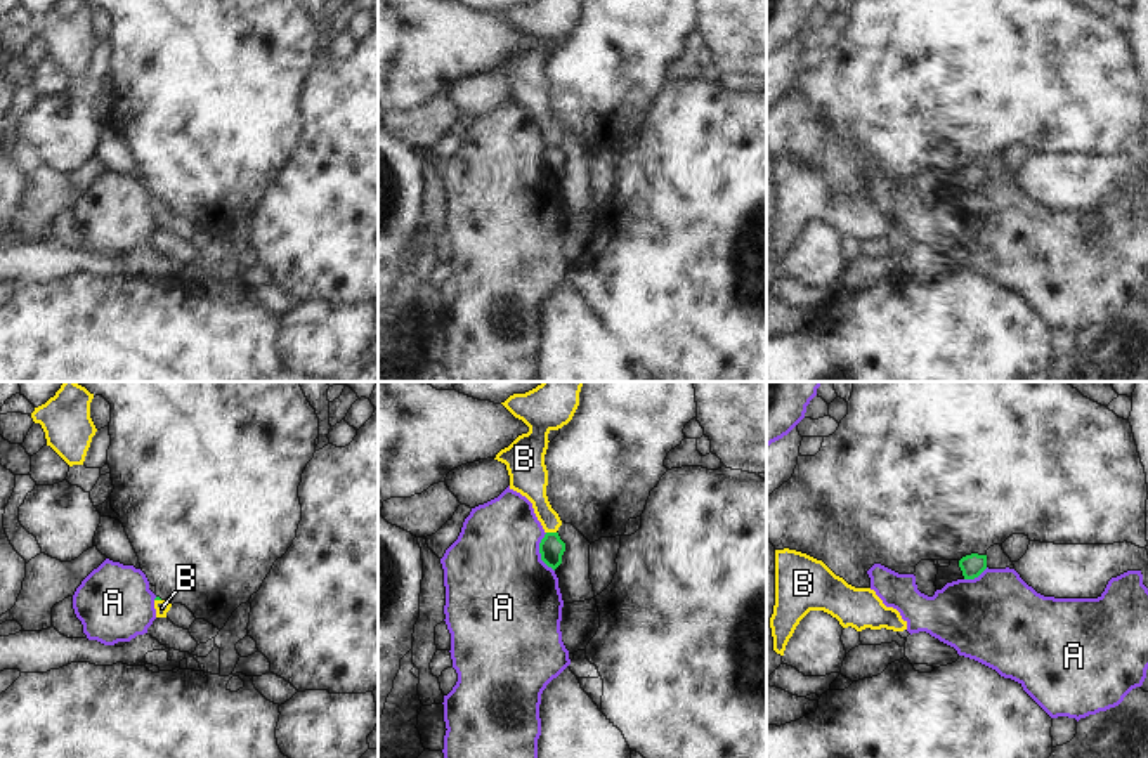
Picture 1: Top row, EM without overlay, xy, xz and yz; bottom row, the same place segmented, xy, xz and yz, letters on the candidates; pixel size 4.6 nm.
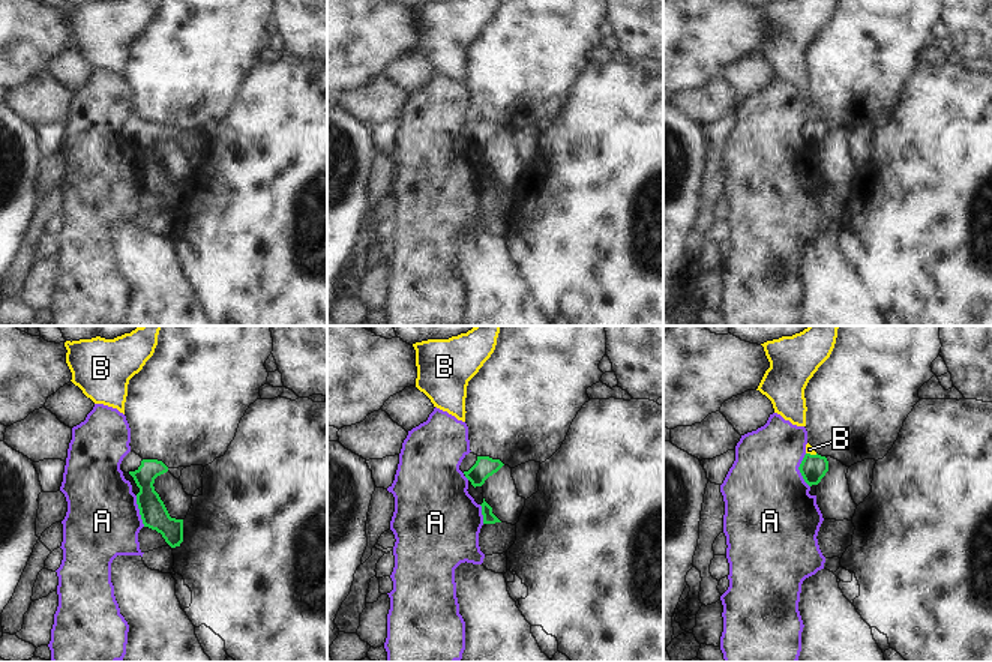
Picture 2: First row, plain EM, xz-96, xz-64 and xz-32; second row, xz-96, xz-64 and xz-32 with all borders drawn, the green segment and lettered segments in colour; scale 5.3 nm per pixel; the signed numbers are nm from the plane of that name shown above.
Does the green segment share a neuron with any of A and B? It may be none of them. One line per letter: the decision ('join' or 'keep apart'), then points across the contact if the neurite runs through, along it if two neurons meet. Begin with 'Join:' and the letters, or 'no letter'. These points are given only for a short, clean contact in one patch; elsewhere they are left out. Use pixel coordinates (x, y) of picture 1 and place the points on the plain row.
Join: no letter
A: keep apart
B: keep apart; border along xz (547, 143), (555, 144)

